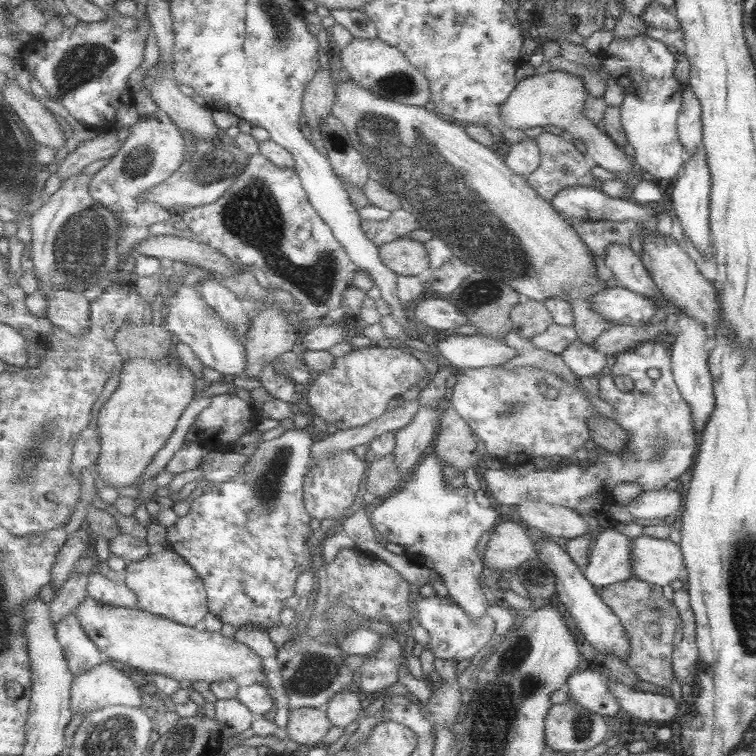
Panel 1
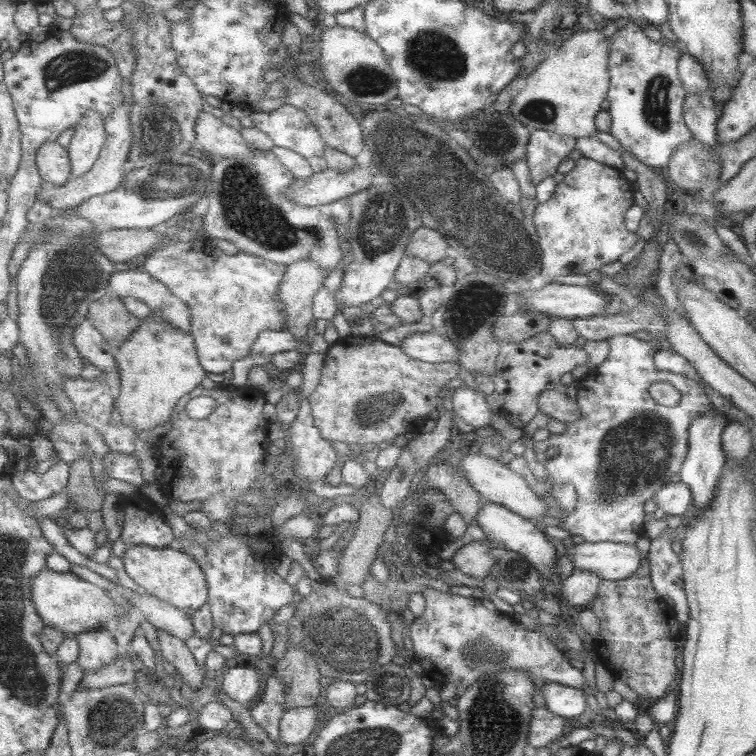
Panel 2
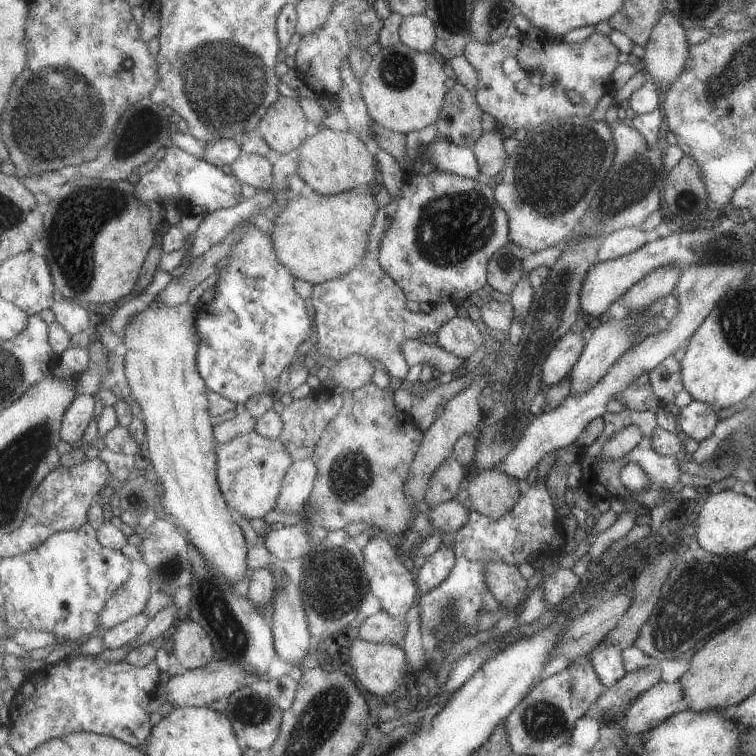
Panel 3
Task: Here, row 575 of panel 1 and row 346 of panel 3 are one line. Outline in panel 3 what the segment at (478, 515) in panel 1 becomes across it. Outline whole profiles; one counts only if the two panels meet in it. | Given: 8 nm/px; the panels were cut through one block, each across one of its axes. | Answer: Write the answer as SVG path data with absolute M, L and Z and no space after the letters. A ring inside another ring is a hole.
M453 318L437 334L437 346L451 356L469 358L483 348L483 332L473 324L471 318Z

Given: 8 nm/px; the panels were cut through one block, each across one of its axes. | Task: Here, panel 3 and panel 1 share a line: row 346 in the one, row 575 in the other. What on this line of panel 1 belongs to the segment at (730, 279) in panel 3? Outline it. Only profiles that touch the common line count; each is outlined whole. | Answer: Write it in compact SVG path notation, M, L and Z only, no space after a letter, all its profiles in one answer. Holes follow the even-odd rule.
M639 536L633 542L633 576L655 584L671 586L673 582L689 576L685 566L685 556L679 544L667 540L657 540L649 536Z

